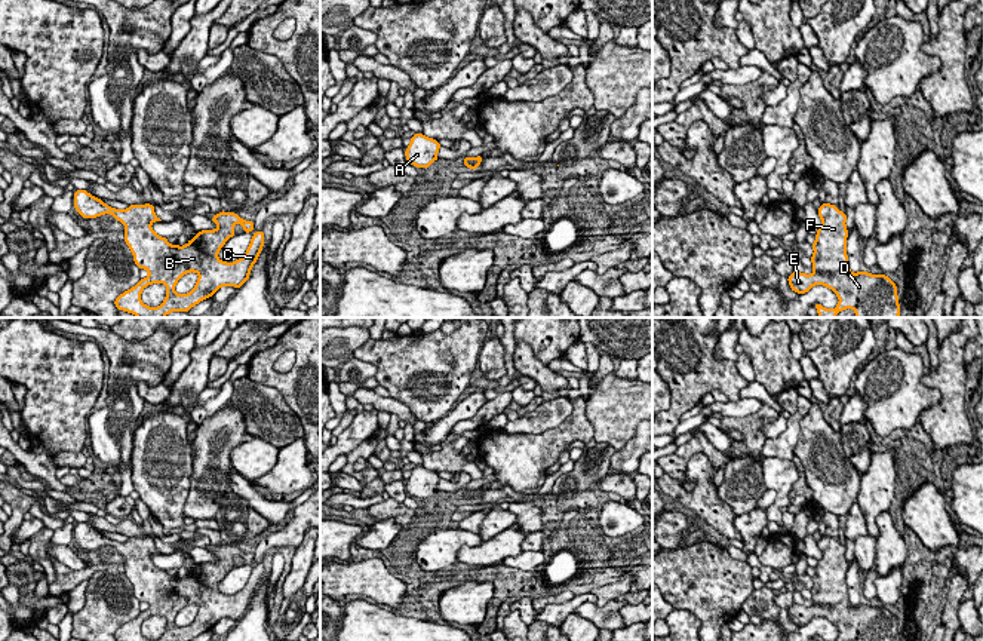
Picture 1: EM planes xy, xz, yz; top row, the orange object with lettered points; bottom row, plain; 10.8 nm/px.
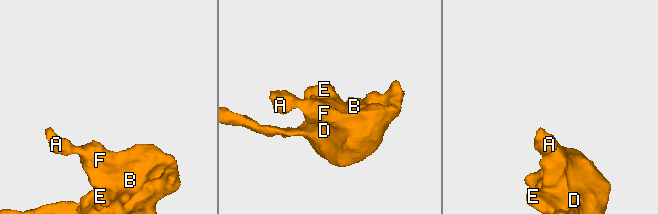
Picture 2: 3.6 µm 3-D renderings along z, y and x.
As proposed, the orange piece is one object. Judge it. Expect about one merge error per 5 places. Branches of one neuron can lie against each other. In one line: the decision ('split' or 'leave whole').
leave whole

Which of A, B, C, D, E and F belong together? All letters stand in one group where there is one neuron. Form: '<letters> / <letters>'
A B C D E F

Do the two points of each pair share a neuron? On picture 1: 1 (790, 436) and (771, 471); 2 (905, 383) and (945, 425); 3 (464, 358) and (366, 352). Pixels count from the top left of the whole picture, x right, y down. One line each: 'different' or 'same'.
1: different
2: different
3: same

